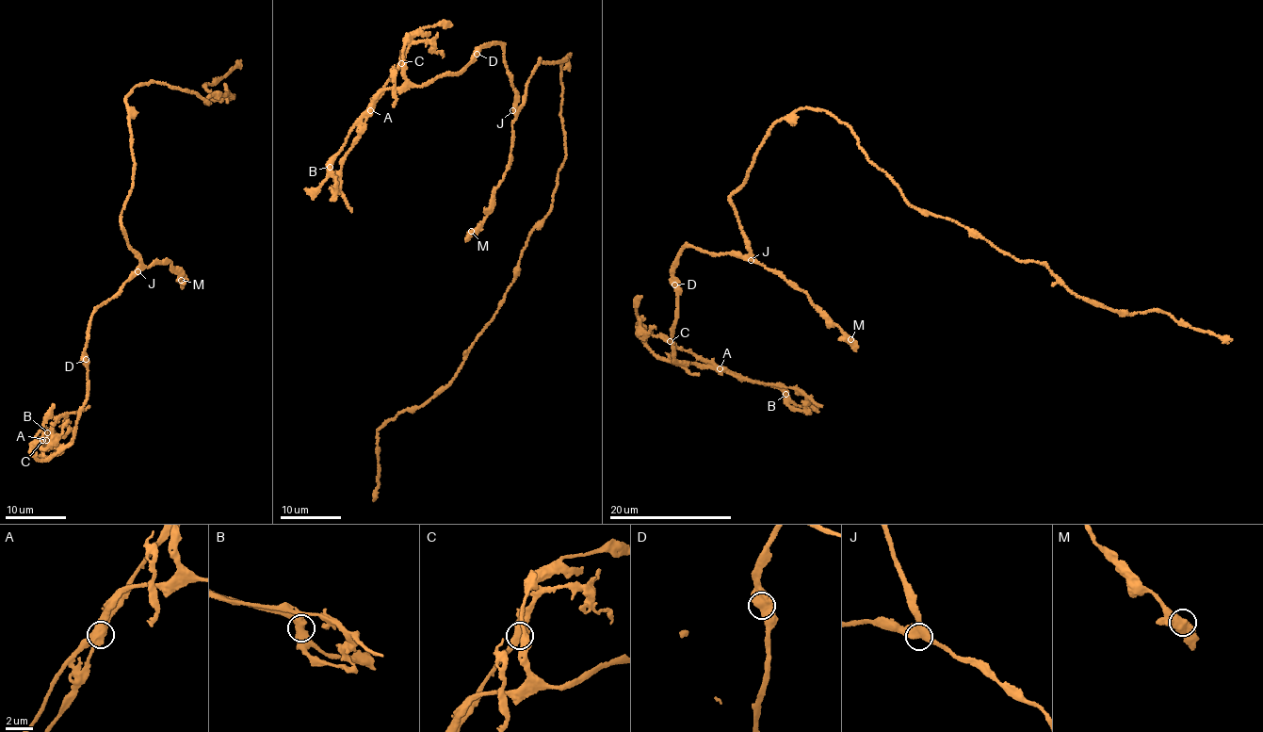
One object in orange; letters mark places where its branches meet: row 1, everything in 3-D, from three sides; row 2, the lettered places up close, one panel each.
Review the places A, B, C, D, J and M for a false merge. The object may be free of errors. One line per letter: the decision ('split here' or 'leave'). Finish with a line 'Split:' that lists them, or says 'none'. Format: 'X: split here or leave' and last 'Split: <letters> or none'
A: split here
B: leave
C: leave
D: leave
J: leave
M: leave
Split: A

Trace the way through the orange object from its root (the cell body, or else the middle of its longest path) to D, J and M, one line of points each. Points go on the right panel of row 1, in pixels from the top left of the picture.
D: (769, 132), (754, 155), (746, 183), (730, 199), (749, 254), (719, 253), (688, 246), (676, 261), (674, 284)
J: (769, 132), (754, 155), (746, 183), (730, 199), (751, 260)
M: (769, 132), (754, 155), (746, 183), (730, 199), (746, 247), (758, 263), (795, 283), (850, 339)

